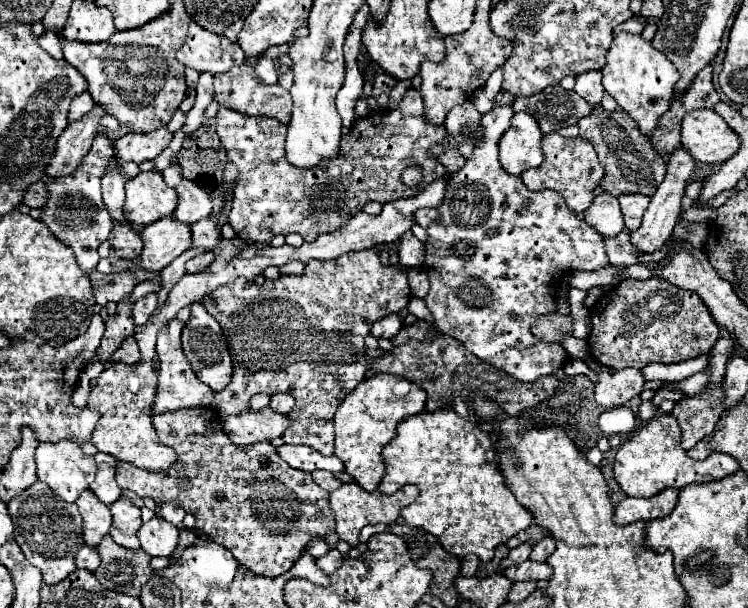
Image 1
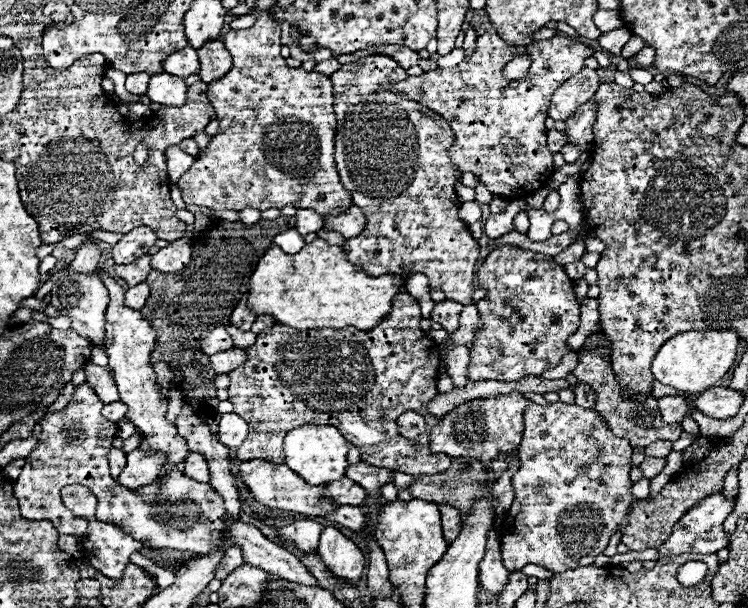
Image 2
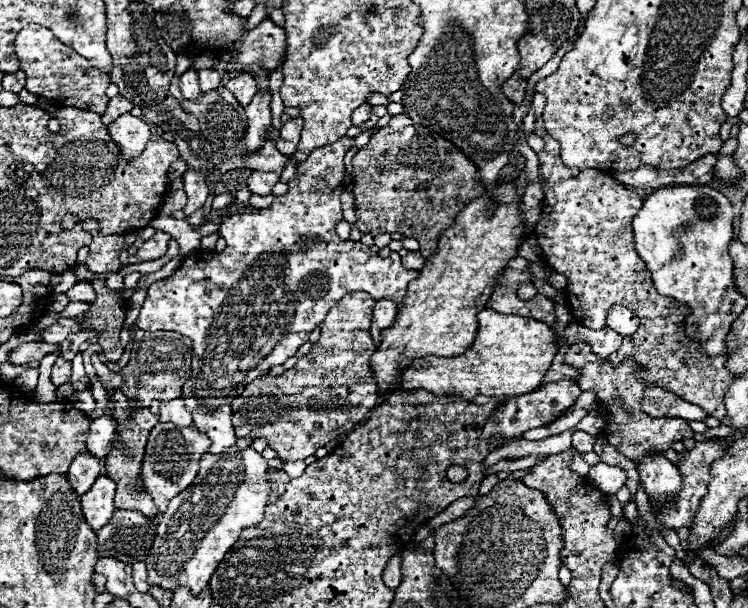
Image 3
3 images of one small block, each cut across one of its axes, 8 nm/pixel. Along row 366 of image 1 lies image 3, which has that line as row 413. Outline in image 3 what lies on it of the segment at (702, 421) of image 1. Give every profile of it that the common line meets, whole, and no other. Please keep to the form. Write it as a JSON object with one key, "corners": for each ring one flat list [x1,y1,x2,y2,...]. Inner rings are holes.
{"corners":[[544,132,542,138,544,138,544,150,538,152,538,160,540,160,540,176,544,180,544,200,542,200,542,214,536,222,534,234,536,234,538,246,544,252,546,264,554,272,564,274,568,278,568,294,566,296,568,296,568,304,572,308,574,318,586,328,600,330,600,328,604,328,608,308,612,304,624,304,640,318,640,326,638,326,636,334,624,338,622,346,614,354,608,356,610,364,620,364,620,362,632,358,638,366,640,380,646,380,650,384,656,384,660,388,666,388,668,392,682,396,684,400,700,406,706,414,710,414,718,420,726,418,724,396,726,396,726,388,730,386,730,380,732,380,732,374,724,368,726,360,722,360,722,354,718,354,714,358,702,354,700,344,686,336,684,328,686,328,686,316,690,314,690,308,686,308,686,304,676,302,674,298,666,298,656,292,646,264,642,262,642,258,634,250,632,218,642,208,642,198,636,192,628,190,624,184,620,184,610,172,606,172,606,176,600,176,600,172,592,170,592,168,566,166,560,160,560,150,562,150,560,144,552,136,548,136,548,132]]}

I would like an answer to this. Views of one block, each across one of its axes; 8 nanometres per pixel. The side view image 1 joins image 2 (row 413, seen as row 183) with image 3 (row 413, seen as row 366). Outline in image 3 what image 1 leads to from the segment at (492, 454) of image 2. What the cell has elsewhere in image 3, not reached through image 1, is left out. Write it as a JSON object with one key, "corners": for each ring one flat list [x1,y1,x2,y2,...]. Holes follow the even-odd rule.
{"corners":[[560,380,560,382,552,382,542,386,536,392,528,392,528,394,520,394,520,396,512,396,510,400,506,400,498,412,488,420,488,424,484,426,482,438,514,438,518,434,524,434,530,428,540,428,546,426,550,422,554,422,560,414,564,414,566,408,570,408,576,398,582,394,582,390,578,388,576,382,570,380]]}

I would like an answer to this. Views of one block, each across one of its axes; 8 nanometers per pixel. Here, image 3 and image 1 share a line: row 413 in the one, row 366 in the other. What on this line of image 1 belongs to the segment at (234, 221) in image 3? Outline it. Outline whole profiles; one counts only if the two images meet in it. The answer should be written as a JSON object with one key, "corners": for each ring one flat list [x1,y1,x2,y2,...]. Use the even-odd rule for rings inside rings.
{"corners":[[192,304,192,314,190,320,186,322,184,330,182,330,182,350,184,356,188,358,194,374,198,376,198,380,202,380,204,384,210,386,212,392,220,392,228,386,230,378,232,378,232,358,228,352,228,344,226,344,226,336,220,330,220,326,216,324,216,320,206,312,206,308,202,304]]}

